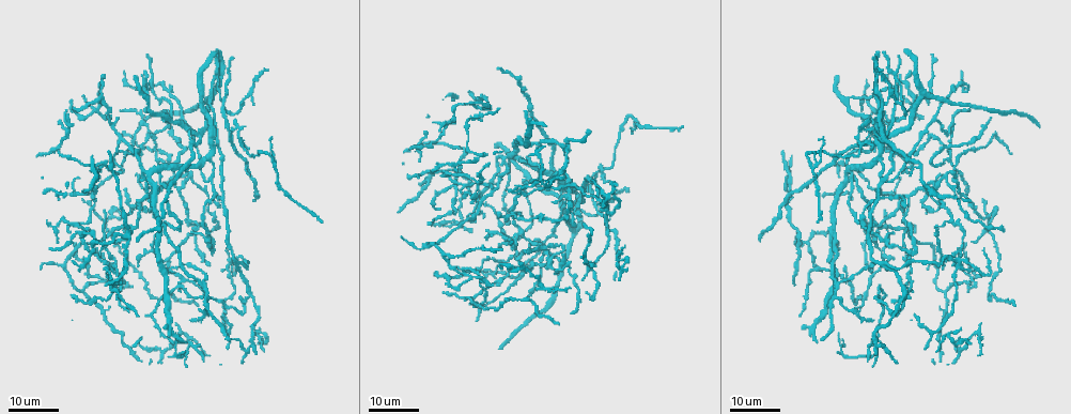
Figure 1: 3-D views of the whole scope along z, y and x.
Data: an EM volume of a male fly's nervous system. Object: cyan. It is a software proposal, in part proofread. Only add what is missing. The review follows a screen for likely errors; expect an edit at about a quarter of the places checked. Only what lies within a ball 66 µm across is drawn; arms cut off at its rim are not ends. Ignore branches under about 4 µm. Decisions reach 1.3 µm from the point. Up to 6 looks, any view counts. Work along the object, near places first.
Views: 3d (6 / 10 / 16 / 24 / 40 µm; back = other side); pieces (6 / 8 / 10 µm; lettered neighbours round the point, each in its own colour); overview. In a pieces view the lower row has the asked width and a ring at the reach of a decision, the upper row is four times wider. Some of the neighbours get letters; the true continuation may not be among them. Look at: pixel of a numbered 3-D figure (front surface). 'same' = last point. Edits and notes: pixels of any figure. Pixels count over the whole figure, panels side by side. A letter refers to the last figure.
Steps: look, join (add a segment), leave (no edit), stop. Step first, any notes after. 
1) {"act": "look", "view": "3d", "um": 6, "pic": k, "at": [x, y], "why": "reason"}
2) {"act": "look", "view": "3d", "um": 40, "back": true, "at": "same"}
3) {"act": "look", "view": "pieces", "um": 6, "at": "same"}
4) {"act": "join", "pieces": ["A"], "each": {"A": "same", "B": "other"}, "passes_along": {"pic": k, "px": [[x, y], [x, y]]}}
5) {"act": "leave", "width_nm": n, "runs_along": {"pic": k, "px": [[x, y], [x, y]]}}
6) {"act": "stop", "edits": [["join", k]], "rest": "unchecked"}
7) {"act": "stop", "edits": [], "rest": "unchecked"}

{"act": "look", "view": "3d", "um": 24, "pic": 1, "at": [867, 121], "why": "branch stops here"}

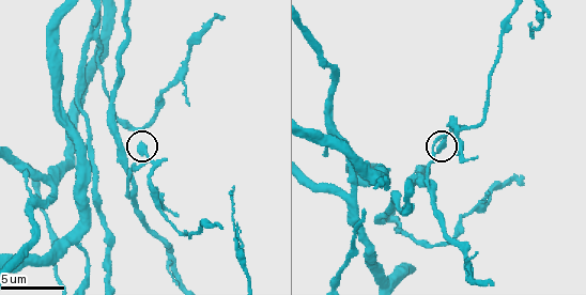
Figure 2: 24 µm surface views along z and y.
{"act": "look", "view": "pieces", "um": 6, "pic": 2, "at": [440, 150]}

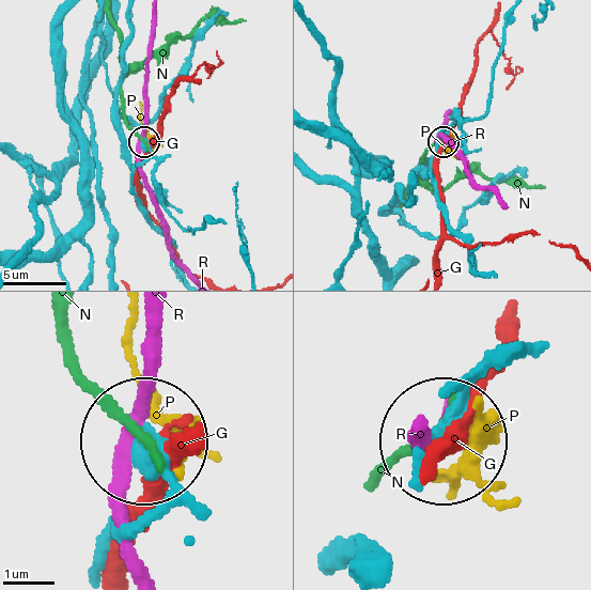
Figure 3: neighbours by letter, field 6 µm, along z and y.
{"act": "leave", "width_nm": 410, "each": {"G": "other", "N": "other", "P": "other", "R": "other"}, "runs_along": {"pic": 3, "px": [[88, 74], [97, 165], [123, 159], [134, 182], [143, 143]]}, "found": "no lettered segment goes on from it"}

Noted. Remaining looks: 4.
{"act": "look", "view": "3d", "um": 16, "pic": 1, "at": [537, 290], "why": "tapers out"}

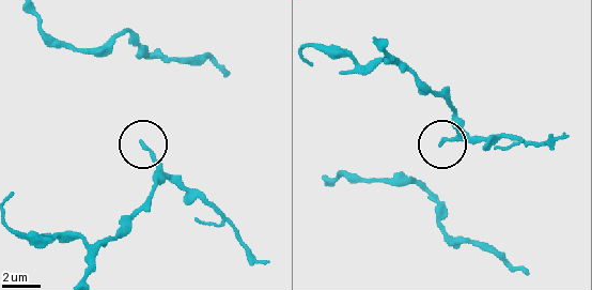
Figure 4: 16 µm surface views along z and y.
{"act": "look", "view": "pieces", "um": 10, "pic": 4, "at": [140, 141]}

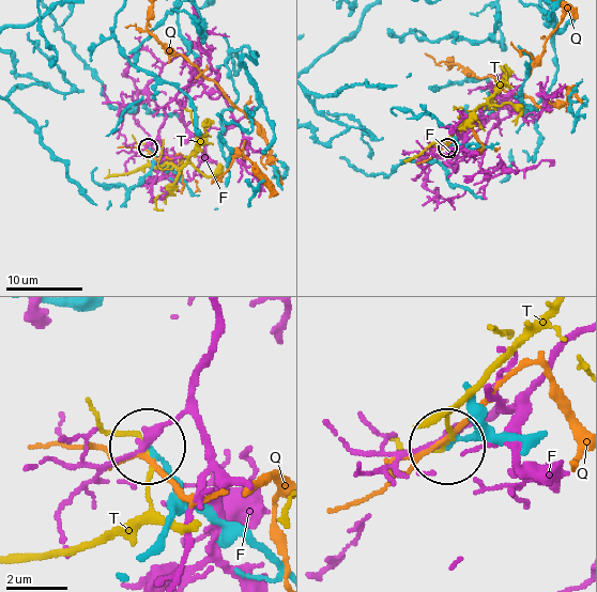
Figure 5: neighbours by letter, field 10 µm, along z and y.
{"act": "leave", "width_nm": 160, "each": {"F": "other", "Q": "other", "T": "other"}, "found": "none of them fits"}

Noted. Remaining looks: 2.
{"act": "look", "view": "3d", "um": 24, "pic": 1, "at": [871, 319], "why": "an open end"}

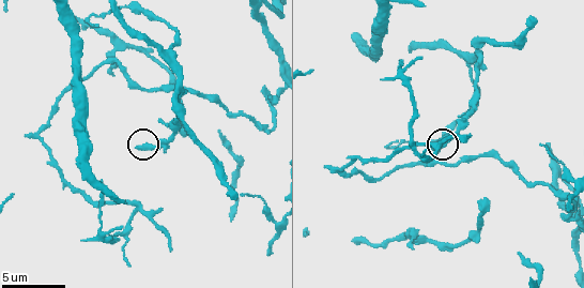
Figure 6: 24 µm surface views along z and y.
{"act": "look", "view": "pieces", "um": 8, "pic": 6, "at": [138, 148], "why": "what lies round it"}

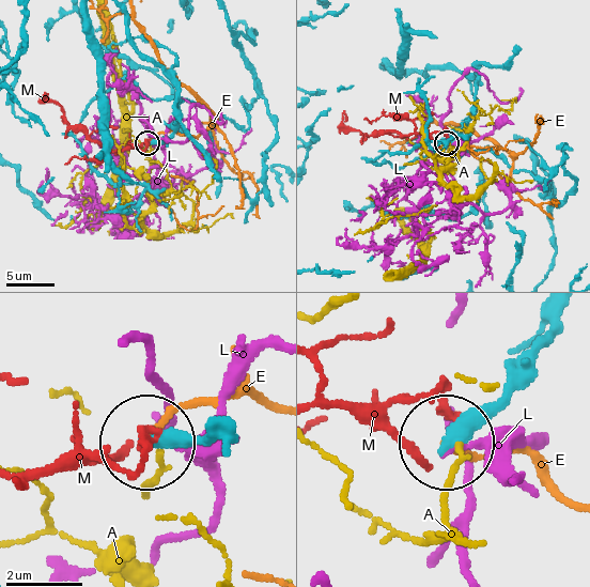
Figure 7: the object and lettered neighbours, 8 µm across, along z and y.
{"act": "leave", "each": {"A": "other", "E": "other", "L": "other", "M": "other"}, "runs_along": {"pic": 7, "px": [[217, 422], [188, 438], [153, 438]]}, "found": "no lettered segment goes on from it"}

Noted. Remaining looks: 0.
{"act": "stop", "edits": [], "rest": "unchecked"}

